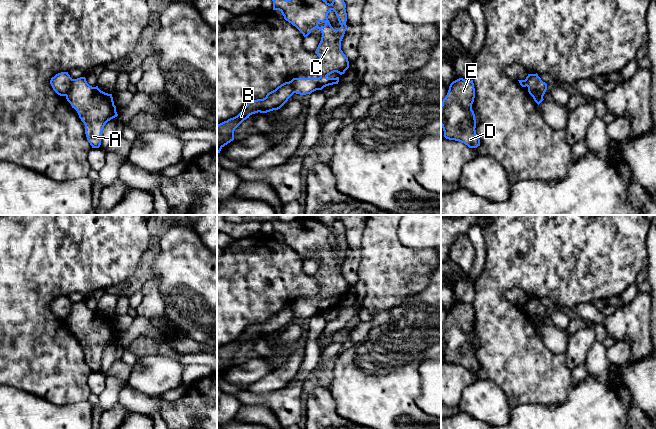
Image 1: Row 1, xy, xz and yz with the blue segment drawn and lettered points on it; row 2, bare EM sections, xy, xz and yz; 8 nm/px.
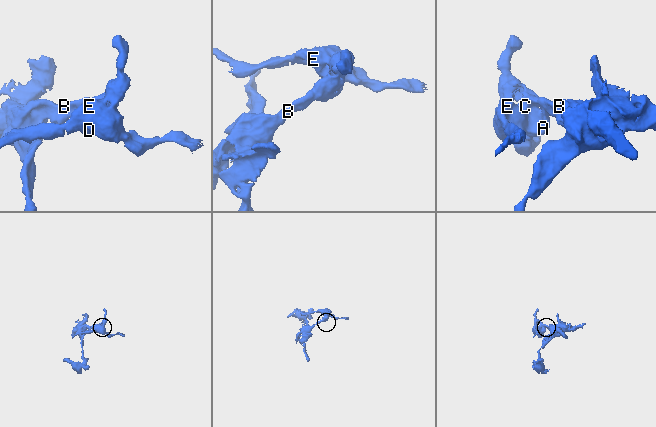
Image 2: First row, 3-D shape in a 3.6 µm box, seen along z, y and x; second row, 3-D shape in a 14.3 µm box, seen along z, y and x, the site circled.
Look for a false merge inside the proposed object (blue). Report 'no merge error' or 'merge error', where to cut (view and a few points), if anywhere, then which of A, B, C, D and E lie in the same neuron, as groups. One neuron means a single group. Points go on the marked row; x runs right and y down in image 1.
merge error | xy (73, 79), (65, 95) | A C D E / B

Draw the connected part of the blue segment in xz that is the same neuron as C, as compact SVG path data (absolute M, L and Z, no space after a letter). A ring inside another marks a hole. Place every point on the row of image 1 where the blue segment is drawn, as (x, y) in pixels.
M272 0L273 10L279 10L284 19L295 26L304 37L307 37L312 30L318 28L321 33L321 41L315 51L320 59L319 68L315 71L320 77L319 78L293 78L291 80L292 88L294 93L300 95L311 94L316 90L322 90L324 87L338 84L339 77L328 78L327 76L337 72L340 75L344 74L349 68L349 61L346 55L341 50L341 41L344 37L345 31L347 30L347 13L346 4L344 0L333 0L329 4L326 0ZM333 10L338 18L341 27L339 29L334 29L327 16L328 13Z

